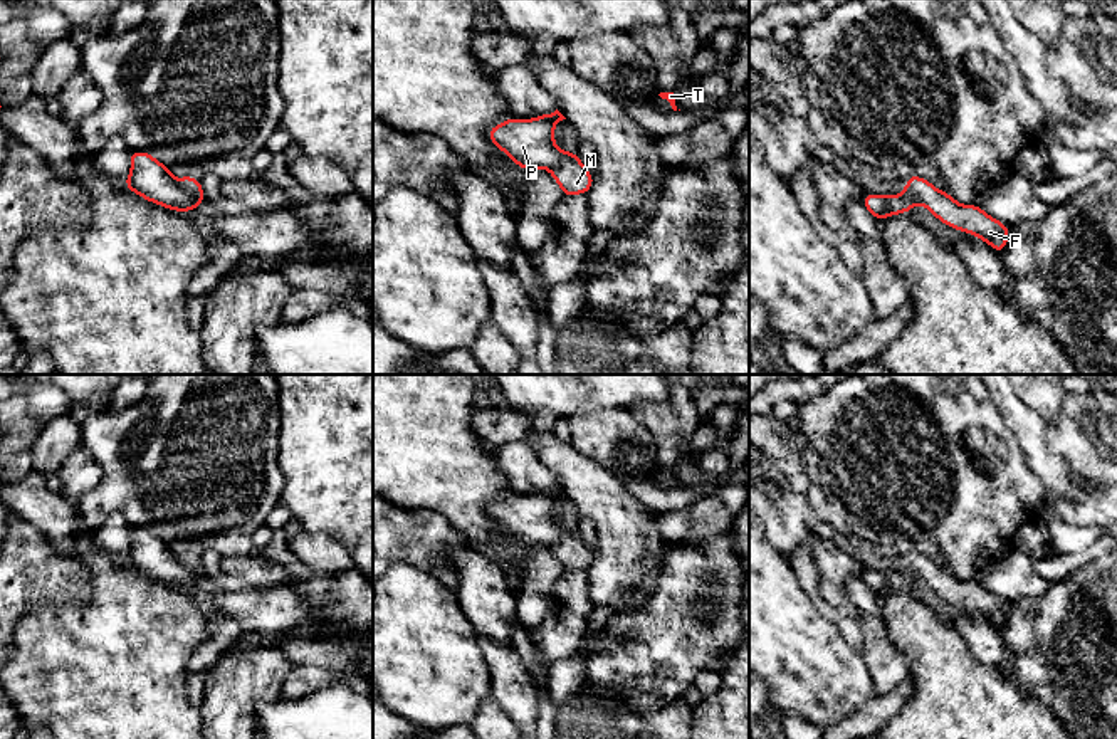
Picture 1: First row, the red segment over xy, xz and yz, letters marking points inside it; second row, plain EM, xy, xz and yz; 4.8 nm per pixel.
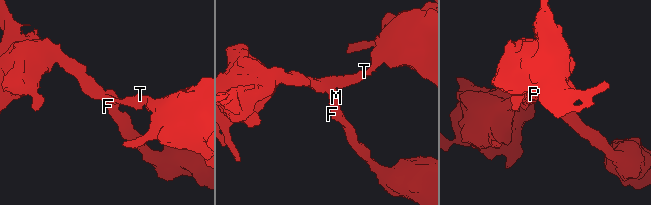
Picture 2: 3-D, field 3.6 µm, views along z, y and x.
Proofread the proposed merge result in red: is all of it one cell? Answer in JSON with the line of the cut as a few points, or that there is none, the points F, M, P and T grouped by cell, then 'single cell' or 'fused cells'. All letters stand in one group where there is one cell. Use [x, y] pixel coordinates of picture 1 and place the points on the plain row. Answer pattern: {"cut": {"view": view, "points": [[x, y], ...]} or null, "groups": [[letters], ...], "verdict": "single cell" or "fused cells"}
{"cut": {"view": "xy", "points": [[177, 558], [195, 581]]}, "groups": [["F", "M"], ["P", "T"]], "verdict": "fused cells"}

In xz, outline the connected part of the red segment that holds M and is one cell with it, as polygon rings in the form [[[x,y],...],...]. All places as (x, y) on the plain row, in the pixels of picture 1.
[[[573,526],[551,546],[551,551],[561,563],[563,573],[590,569],[595,558],[593,549],[583,542],[579,532]]]

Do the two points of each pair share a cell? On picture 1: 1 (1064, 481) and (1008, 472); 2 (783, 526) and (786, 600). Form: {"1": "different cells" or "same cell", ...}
{"1": "different cells", "2": "different cells"}

